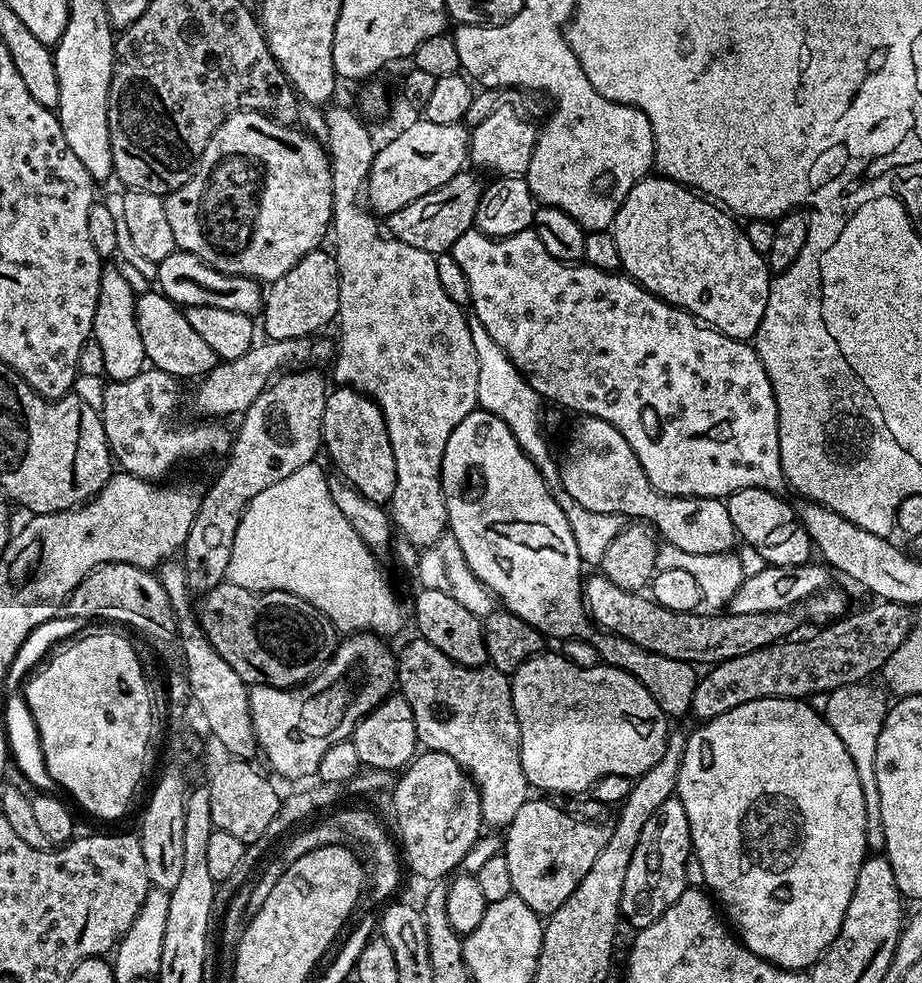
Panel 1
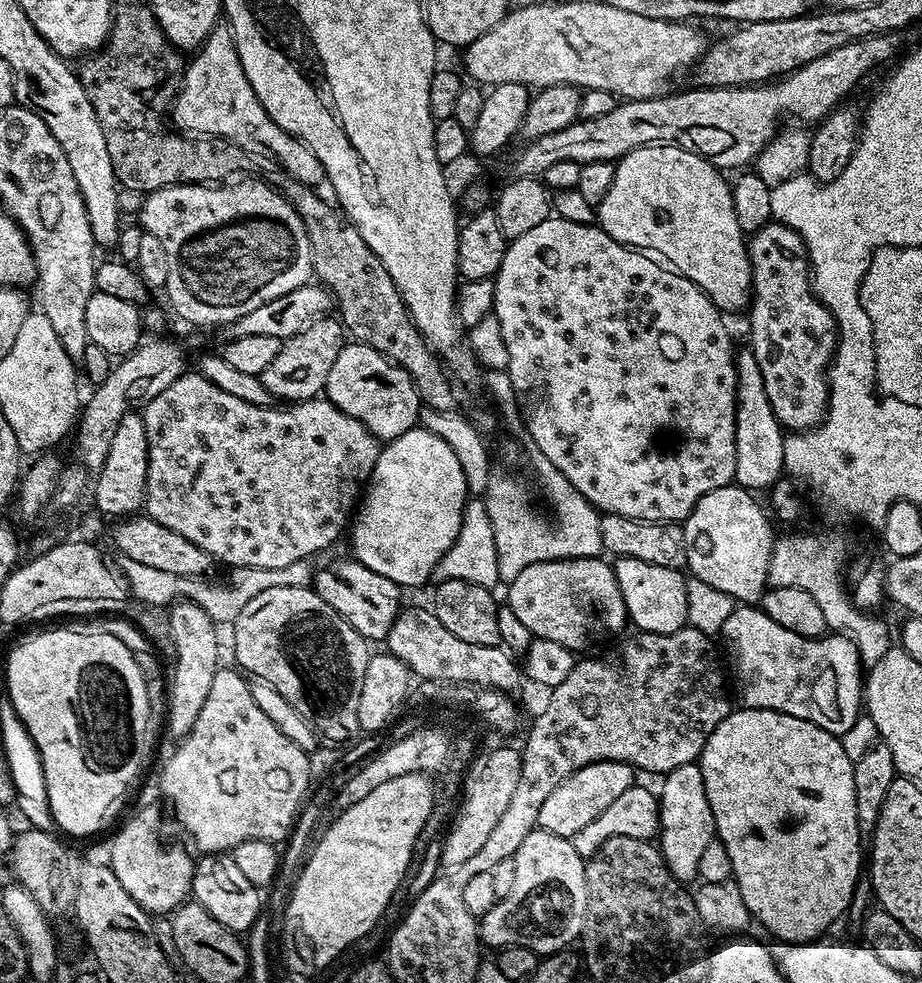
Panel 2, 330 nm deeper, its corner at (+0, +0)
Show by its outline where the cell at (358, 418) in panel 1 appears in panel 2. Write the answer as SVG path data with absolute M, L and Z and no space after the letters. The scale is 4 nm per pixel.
M355 342L345 343L334 366L330 366L323 395L338 406L342 414L358 418L358 422L381 442L398 438L406 434L406 430L417 427L422 407L418 390L404 368L392 363L378 350Z

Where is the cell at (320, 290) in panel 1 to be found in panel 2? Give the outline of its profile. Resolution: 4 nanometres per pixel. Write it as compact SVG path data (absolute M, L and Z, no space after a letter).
M339 319L315 320L310 326L306 326L306 330L281 343L278 358L274 358L274 362L270 362L266 370L262 370L260 380L268 393L280 402L299 402L319 397L326 386L330 366L334 366L334 361L344 349L345 343L346 329Z

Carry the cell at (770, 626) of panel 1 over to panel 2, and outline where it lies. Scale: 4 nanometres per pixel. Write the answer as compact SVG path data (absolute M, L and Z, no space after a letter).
M591 556L577 560L547 560L526 566L518 578L507 581L506 607L526 625L535 639L550 638L573 650L588 640L588 628L596 632L620 632L629 627L626 602L618 590L615 567L604 558Z

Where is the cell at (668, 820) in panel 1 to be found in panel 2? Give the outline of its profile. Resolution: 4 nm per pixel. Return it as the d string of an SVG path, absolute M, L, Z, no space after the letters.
M699 763L678 766L678 770L670 770L663 777L664 785L658 788L660 802L660 831L658 847L670 874L676 880L688 882L698 877L698 861L706 851L706 845L717 839L716 823L710 806L710 798L706 798L706 782L702 778Z

